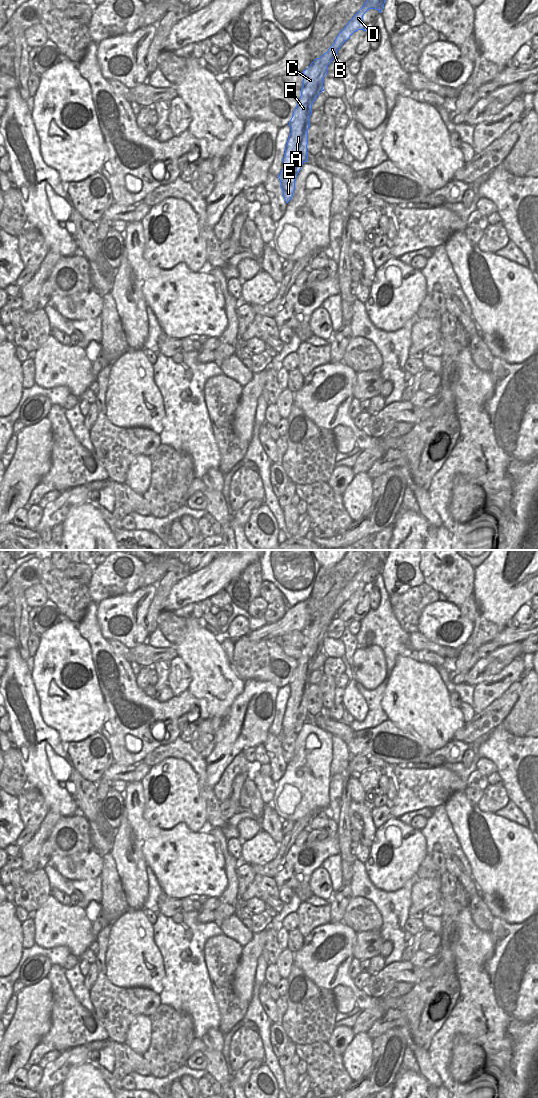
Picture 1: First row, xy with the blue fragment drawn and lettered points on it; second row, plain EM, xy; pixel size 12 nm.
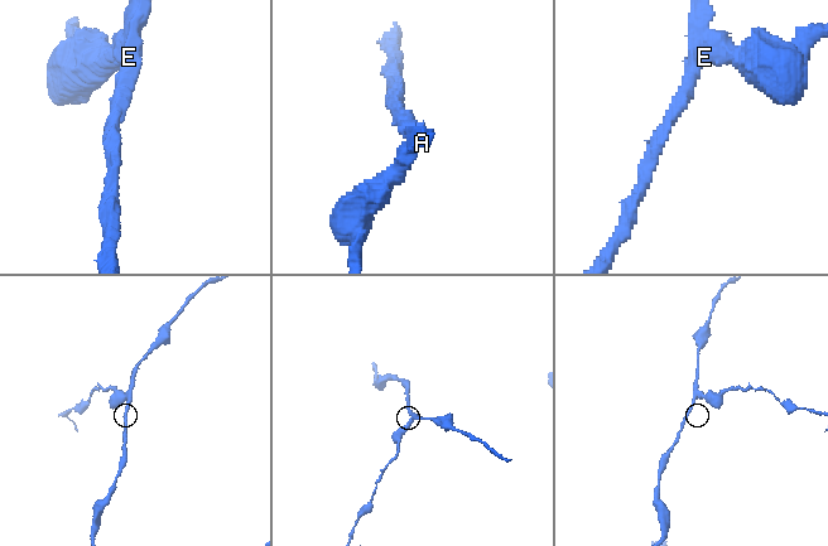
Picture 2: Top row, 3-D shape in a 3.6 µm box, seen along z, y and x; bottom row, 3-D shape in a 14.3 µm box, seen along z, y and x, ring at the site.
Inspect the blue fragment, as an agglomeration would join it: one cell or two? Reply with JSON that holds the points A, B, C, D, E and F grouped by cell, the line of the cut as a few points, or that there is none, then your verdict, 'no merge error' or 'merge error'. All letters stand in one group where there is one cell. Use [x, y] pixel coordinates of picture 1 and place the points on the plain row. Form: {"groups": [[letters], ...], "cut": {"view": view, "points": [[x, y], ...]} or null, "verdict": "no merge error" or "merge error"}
{"groups": [["A", "B", "C", "D", "F"], ["E"]], "cut": {"view": "xy", "points": [[281, 730], [285, 734], [297, 733]]}, "verdict": "merge error"}

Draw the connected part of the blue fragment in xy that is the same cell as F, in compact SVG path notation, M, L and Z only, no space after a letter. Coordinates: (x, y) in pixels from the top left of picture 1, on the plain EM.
M374 550L362 566L353 576L343 590L336 597L333 605L320 618L316 618L310 626L304 630L303 646L301 656L297 660L297 666L289 682L291 693L287 700L283 718L282 731L285 735L299 733L304 722L307 722L308 712L308 689L309 678L312 674L312 664L317 656L324 651L324 637L327 635L328 625L336 617L337 611L350 596L358 591L366 592L367 585L363 582L363 575L369 569L376 569L381 573L385 560L388 558L389 550Z

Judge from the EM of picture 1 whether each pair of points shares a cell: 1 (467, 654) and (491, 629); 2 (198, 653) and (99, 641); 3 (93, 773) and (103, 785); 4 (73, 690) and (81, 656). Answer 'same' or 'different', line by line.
1: same
2: different
3: different
4: same

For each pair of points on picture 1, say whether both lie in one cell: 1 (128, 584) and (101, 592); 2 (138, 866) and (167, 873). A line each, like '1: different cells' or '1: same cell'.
1: same cell
2: different cells

